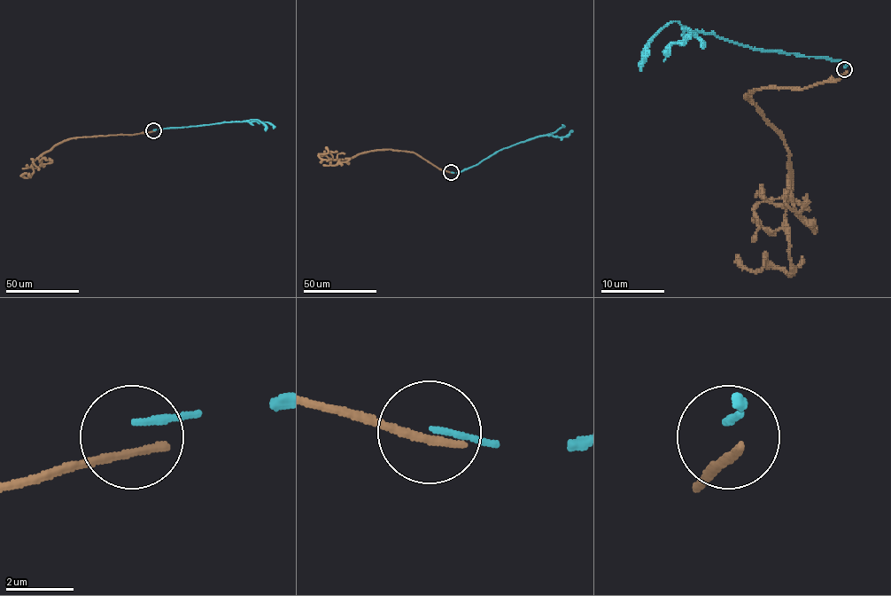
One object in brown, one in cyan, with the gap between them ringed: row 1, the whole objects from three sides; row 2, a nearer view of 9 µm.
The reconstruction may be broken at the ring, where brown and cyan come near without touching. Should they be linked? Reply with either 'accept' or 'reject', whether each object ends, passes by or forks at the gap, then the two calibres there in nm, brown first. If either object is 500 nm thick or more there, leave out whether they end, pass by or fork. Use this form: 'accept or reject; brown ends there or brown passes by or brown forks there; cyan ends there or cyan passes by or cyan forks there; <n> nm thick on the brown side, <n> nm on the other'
reject; brown ends there; cyan ends there; 320 nm thick on the brown side, 170 nm on the other

